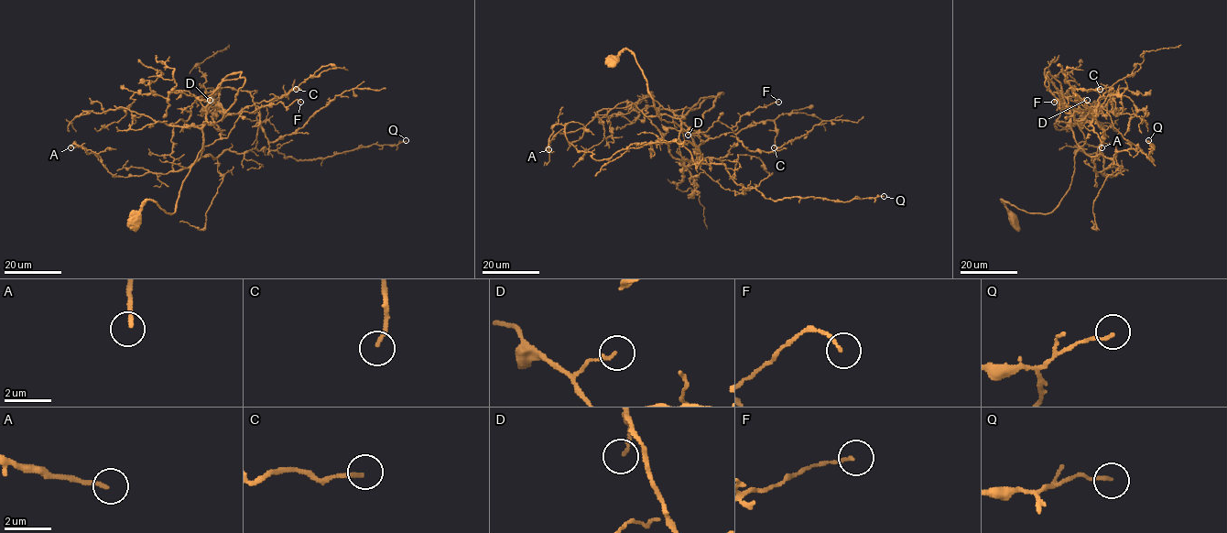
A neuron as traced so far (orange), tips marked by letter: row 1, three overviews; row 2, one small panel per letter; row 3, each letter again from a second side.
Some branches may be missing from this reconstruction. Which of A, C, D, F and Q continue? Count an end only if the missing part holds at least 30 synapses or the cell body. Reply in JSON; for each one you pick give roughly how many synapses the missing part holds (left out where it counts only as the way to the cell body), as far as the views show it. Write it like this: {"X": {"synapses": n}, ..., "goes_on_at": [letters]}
{"A": {"synapses": 30}, "C": {"synapses": 35}, "goes_on_at": ["A", "C"]}

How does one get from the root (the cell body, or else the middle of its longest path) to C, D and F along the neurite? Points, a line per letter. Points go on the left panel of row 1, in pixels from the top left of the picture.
C: (134, 219), (147, 200), (174, 212), (202, 146), (206, 111), (200, 96), (237, 114), (296, 89)
D: (134, 219), (147, 200), (166, 212), (174, 212), (182, 182), (202, 146), (206, 111), (199, 98), (210, 100)
F: (134, 219), (147, 200), (172, 213), (197, 154), (226, 137), (243, 111), (300, 102)

